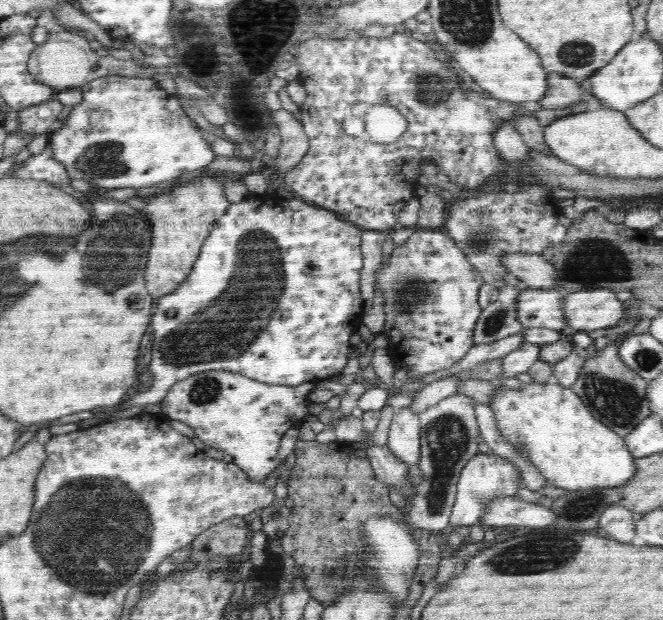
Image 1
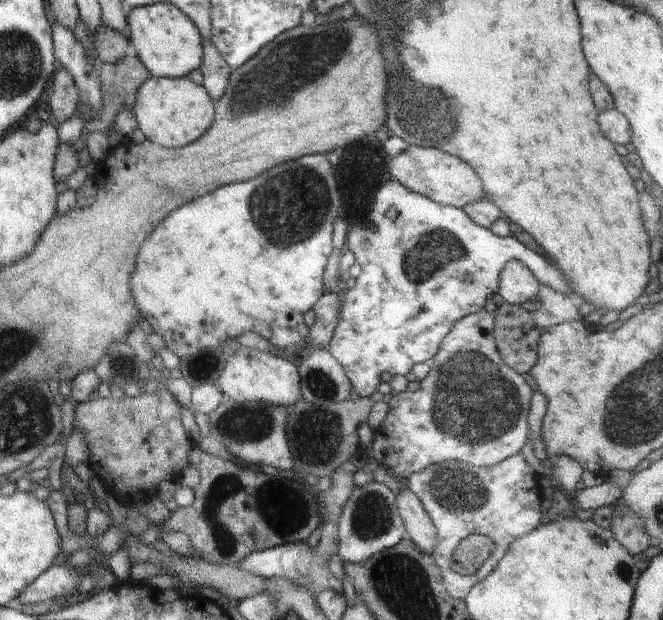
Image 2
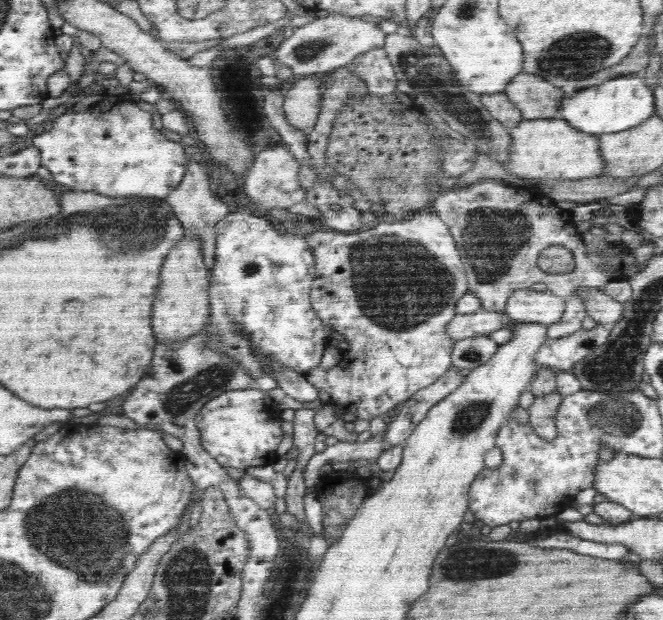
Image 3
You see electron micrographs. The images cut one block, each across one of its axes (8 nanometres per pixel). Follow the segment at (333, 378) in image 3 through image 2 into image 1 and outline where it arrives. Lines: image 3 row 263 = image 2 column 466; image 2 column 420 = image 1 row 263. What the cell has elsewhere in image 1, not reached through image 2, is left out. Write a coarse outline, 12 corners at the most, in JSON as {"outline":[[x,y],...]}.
{"outline":[[445,230],[379,264],[380,337],[407,378],[474,346],[485,282]]}

